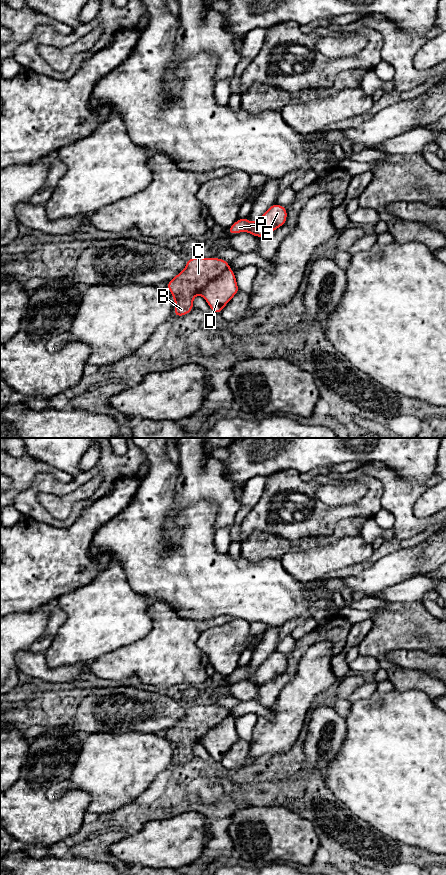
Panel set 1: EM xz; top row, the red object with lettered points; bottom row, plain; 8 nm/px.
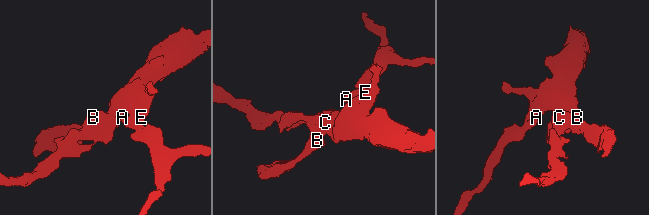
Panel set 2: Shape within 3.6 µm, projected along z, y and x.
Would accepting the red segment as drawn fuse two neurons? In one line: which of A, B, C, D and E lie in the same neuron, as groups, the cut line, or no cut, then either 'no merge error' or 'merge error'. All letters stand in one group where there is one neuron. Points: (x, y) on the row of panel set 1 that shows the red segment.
A D E / B C; cut in xz along (229, 267), (213, 277), (199, 293); merge error

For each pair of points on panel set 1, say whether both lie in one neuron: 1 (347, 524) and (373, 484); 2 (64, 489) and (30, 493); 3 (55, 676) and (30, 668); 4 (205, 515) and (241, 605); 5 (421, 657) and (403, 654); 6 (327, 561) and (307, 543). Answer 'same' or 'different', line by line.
1: different
2: same
3: same
4: same
5: same
6: different

